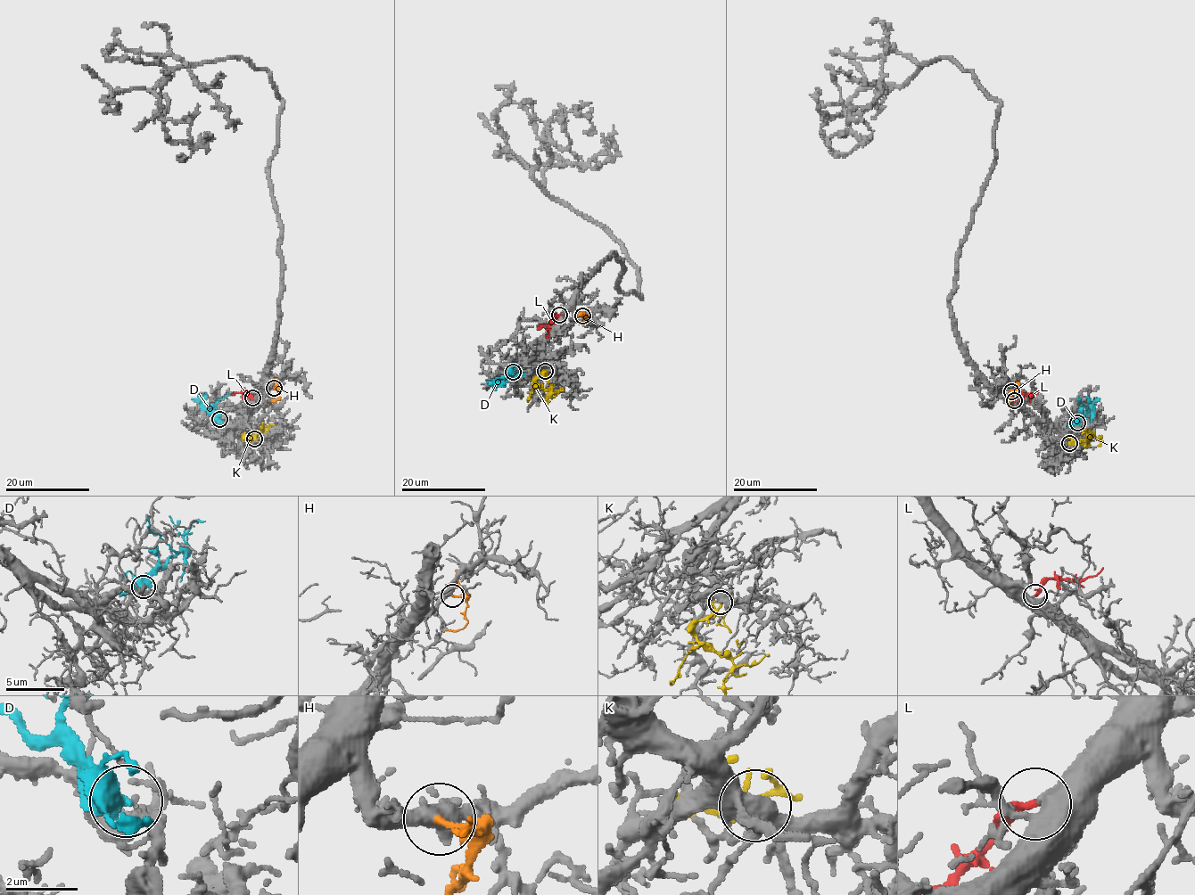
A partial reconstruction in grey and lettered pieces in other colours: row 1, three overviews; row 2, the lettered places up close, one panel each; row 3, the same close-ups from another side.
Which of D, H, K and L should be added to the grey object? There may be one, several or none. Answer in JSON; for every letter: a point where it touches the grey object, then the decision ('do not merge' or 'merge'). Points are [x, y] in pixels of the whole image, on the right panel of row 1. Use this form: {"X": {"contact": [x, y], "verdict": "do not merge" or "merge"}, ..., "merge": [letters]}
{"D": {"contact": [1077, 422], "verdict": "do not merge"}, "H": {"contact": [1011, 391], "verdict": "do not merge"}, "K": {"contact": [1069, 443], "verdict": "merge"}, "L": {"contact": [1014, 400], "verdict": "merge"}, "merge": ["K", "L"]}

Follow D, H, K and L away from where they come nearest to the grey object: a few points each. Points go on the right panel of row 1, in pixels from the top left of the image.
D: (1077, 422), (1091, 409), (1079, 402), (1078, 398)
H: (1010, 391), (1010, 403)
K: (1069, 443), (1086, 441), (1091, 436), (1085, 430)
L: (1014, 400), (1019, 395), (1034, 394), (1038, 390)

